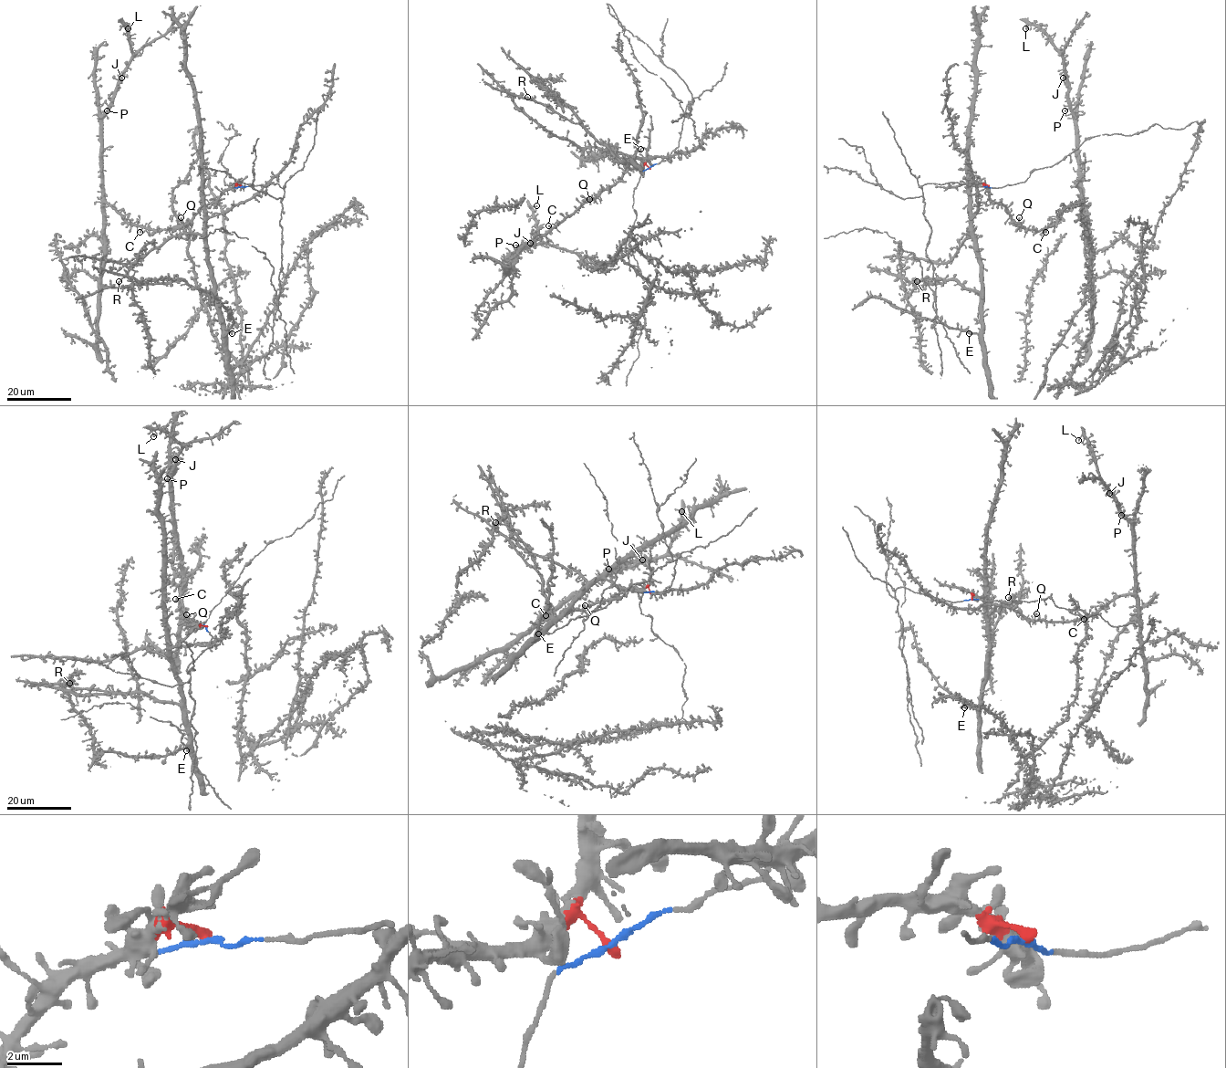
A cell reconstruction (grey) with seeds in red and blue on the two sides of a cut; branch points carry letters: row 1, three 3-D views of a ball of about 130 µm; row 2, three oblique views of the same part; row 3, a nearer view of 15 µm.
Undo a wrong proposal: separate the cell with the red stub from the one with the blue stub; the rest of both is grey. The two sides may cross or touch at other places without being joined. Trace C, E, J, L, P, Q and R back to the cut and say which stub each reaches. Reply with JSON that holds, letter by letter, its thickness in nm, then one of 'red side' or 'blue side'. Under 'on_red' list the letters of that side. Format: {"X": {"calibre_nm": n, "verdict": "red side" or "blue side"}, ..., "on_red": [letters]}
{"C": {"calibre_nm": 380, "verdict": "red side"}, "E": {"calibre_nm": 480, "verdict": "blue side"}, "J": {"calibre_nm": 170, "verdict": "red side"}, "L": {"calibre_nm": 280, "verdict": "red side"}, "P": {"calibre_nm": 340, "verdict": "red side"}, "Q": {"calibre_nm": 300, "verdict": "red side"}, "R": {"calibre_nm": 360, "verdict": "blue side"}, "on_red": ["C", "J", "L", "P", "Q"]}

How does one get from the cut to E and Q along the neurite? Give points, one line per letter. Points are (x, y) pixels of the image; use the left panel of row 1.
E: (241, 187), (262, 188), (206, 222), (215, 298), (223, 329), (232, 333)
Q: (241, 187), (233, 184), (188, 223), (181, 217)

